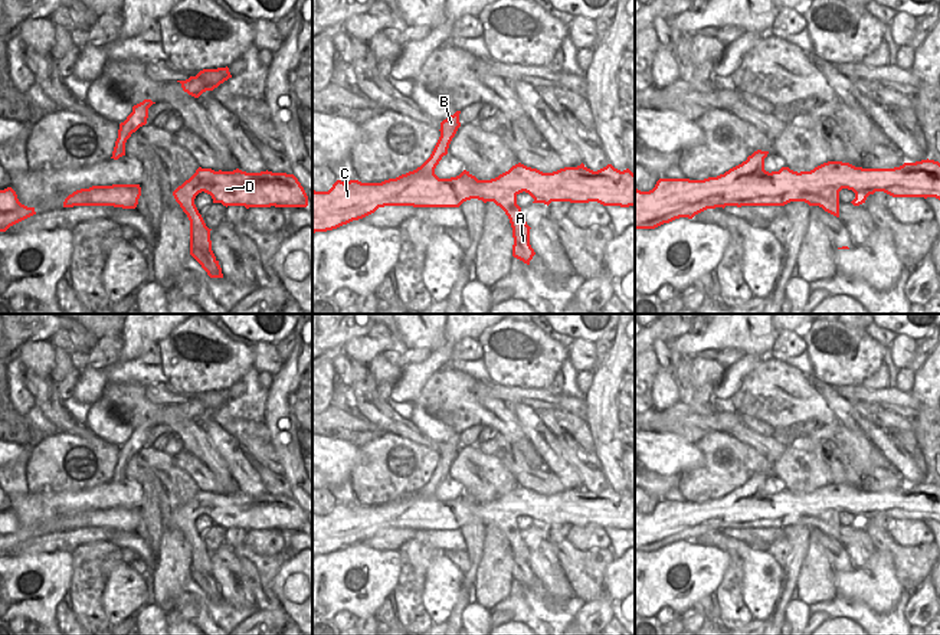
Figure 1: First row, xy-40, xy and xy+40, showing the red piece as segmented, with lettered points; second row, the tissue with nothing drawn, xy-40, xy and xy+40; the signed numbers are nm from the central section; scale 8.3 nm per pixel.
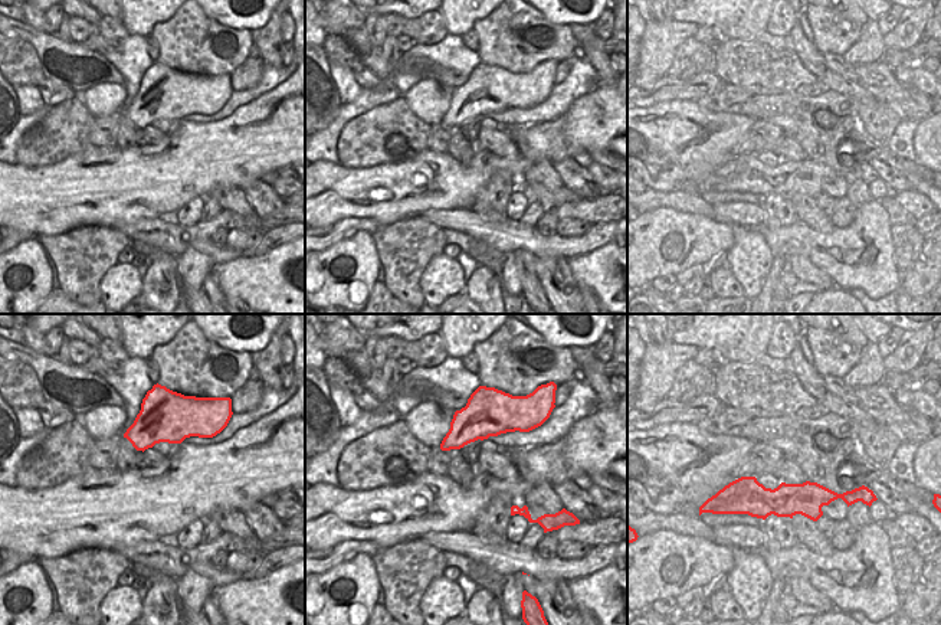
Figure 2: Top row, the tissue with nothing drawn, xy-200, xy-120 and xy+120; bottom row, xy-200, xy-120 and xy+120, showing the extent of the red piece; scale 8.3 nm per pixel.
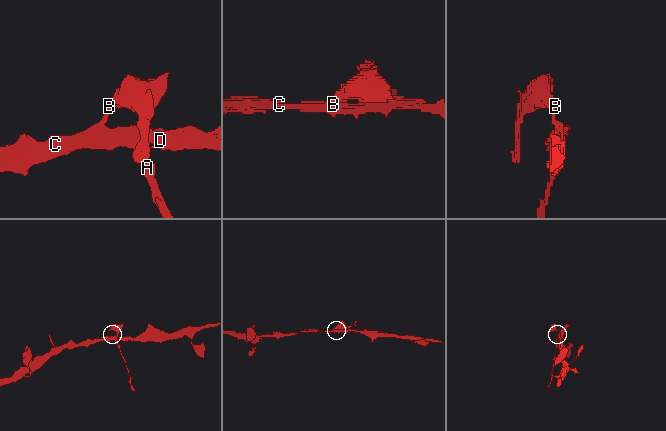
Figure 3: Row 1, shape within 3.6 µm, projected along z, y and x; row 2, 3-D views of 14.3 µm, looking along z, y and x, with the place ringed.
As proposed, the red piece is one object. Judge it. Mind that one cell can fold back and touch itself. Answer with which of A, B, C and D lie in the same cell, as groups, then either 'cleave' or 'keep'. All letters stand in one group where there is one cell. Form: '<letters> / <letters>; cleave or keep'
A B C D; keep

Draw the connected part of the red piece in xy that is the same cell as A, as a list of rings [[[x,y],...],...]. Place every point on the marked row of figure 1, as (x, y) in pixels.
[[[461,111],[440,122],[440,137],[430,157],[416,170],[381,183],[337,180],[328,192],[312,190],[312,233],[327,232],[363,219],[384,206],[459,207],[471,199],[494,202],[510,219],[512,256],[530,265],[535,255],[530,245],[530,226],[521,216],[517,196],[528,193],[534,202],[589,203],[603,206],[635,206],[635,174],[612,164],[593,171],[583,163],[553,173],[543,173],[521,163],[491,180],[478,180],[464,170],[459,176],[439,179],[435,168],[448,154]]]

